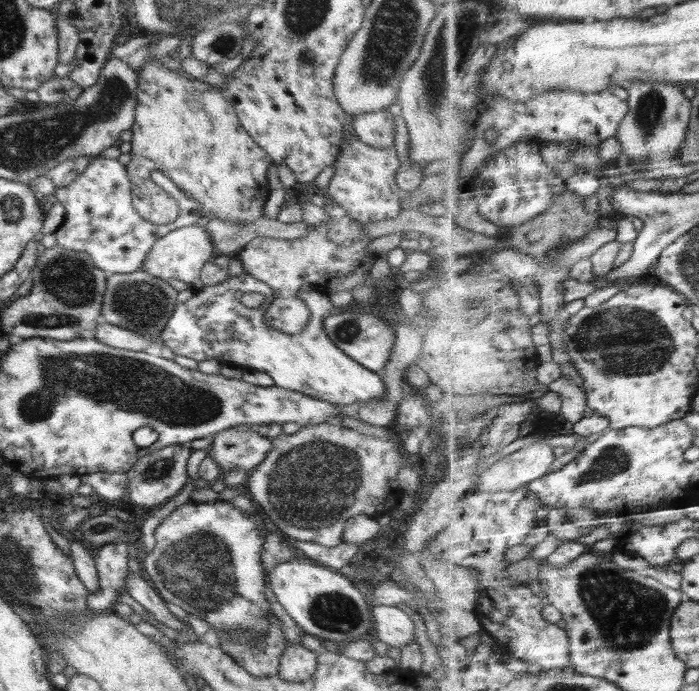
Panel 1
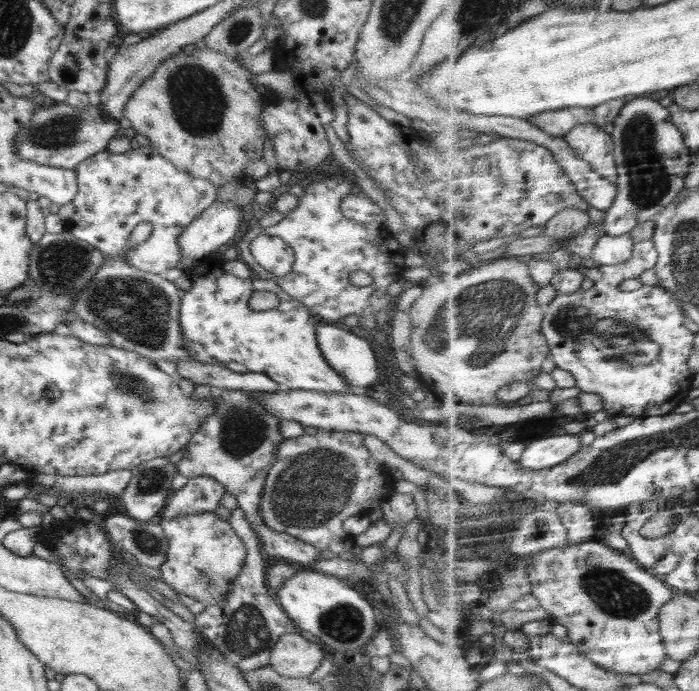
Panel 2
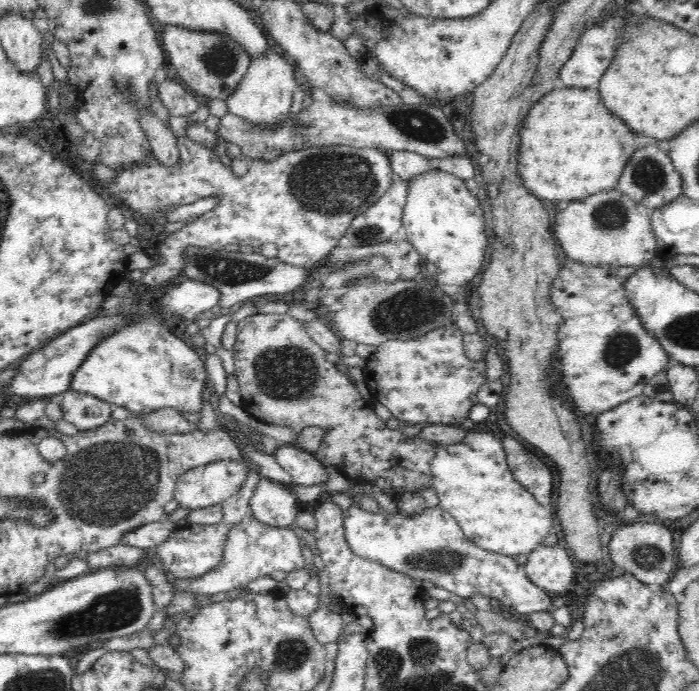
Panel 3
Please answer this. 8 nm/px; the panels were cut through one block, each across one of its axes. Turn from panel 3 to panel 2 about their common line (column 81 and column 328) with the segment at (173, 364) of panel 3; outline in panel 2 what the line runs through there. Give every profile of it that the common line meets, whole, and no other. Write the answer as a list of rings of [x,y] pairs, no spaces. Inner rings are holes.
[[[210,254],[198,261],[198,265],[188,272],[191,286],[184,291],[180,304],[180,325],[184,333],[184,341],[192,356],[204,364],[223,365],[236,362],[248,368],[248,371],[265,374],[278,385],[288,390],[304,390],[324,393],[350,393],[347,383],[322,358],[322,352],[316,340],[316,324],[319,323],[311,311],[296,298],[286,294],[278,284],[276,276],[261,279],[258,276],[238,278],[224,273],[224,260],[215,254]],[[269,290],[278,296],[280,303],[274,309],[266,311],[253,310],[248,305],[254,292]]]

